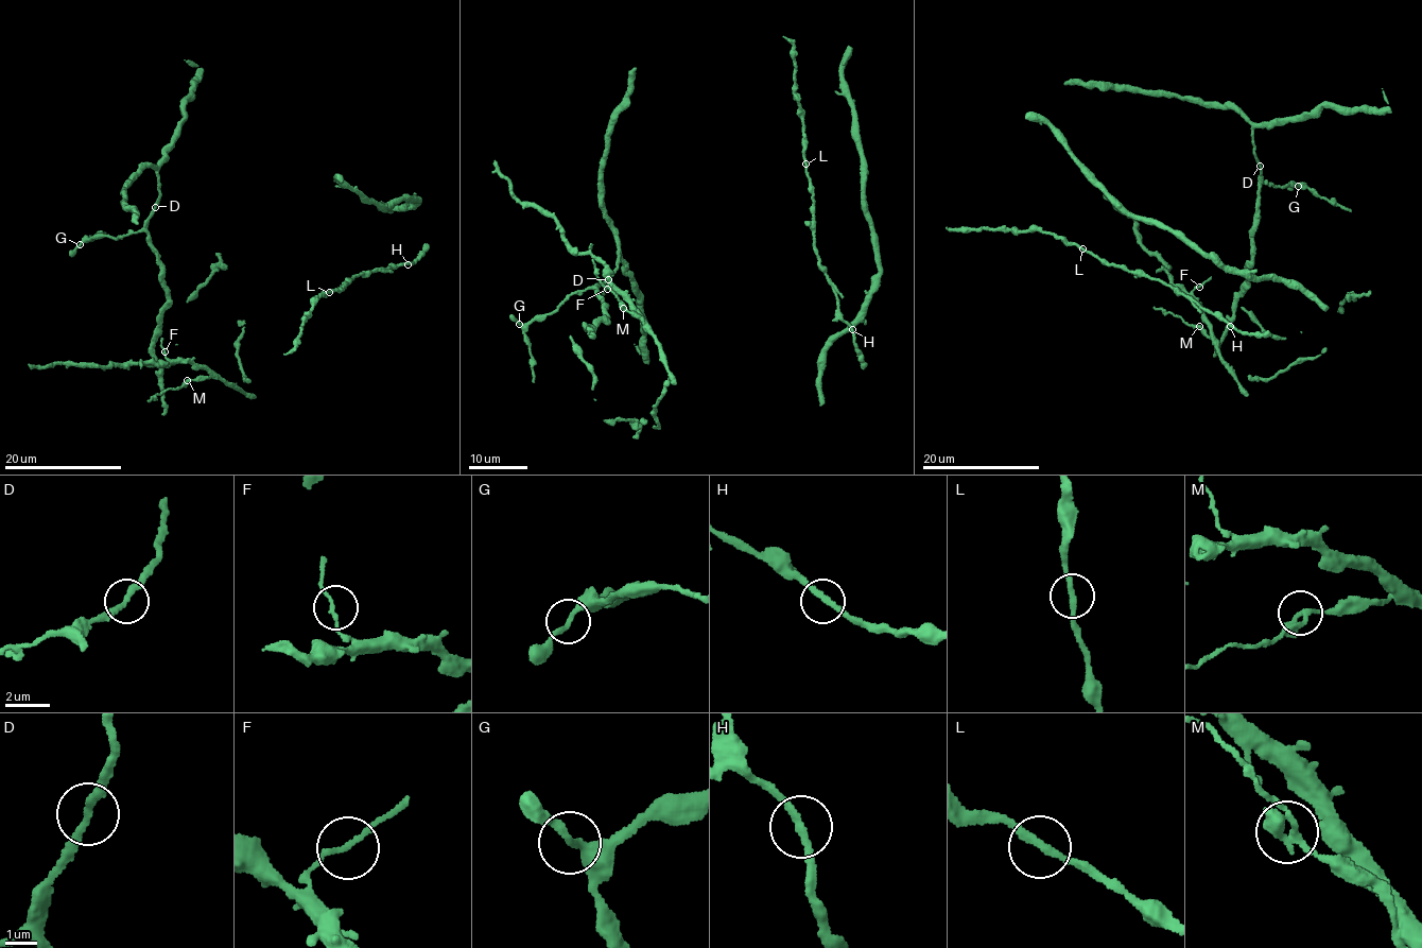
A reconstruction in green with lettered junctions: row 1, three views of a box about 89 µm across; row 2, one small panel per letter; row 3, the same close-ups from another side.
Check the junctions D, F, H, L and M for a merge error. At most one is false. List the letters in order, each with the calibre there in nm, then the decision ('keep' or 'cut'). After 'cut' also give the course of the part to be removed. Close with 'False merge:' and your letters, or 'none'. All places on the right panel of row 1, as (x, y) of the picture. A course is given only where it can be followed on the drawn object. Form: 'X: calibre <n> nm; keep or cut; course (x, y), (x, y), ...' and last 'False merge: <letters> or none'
D: calibre 200 nm; keep
F: calibre 150 nm; keep
H: calibre 240 nm; keep
L: calibre 240 nm; keep
M: calibre 280 nm; keep
False merge: none

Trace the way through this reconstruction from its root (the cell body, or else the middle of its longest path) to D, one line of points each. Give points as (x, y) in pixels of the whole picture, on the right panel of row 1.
D: (1253, 246), (1261, 166)

